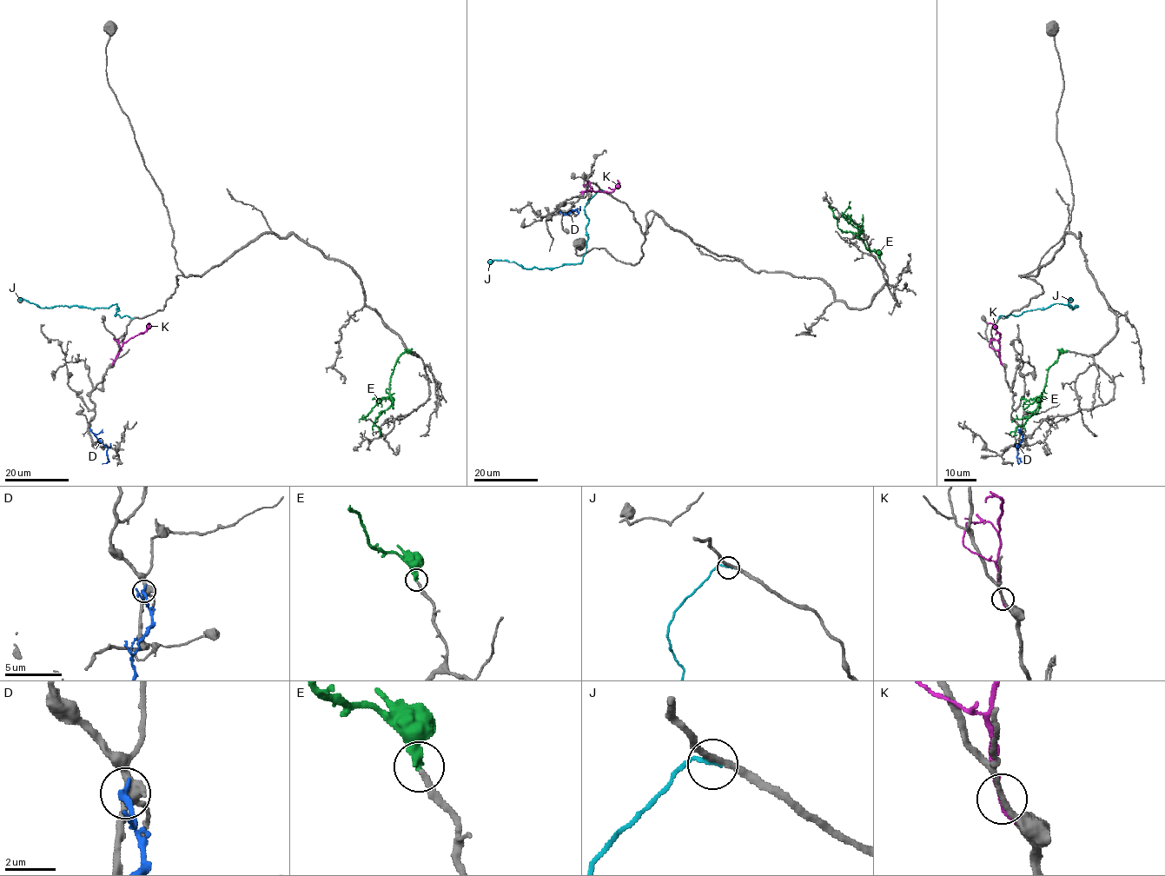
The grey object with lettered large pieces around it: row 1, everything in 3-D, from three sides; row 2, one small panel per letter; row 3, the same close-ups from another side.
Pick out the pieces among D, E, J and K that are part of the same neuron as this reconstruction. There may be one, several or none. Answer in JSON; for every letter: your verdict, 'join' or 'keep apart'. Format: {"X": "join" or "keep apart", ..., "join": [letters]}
{"D": "keep apart", "E": "join", "J": "keep apart", "K": "keep apart", "join": ["E"]}

